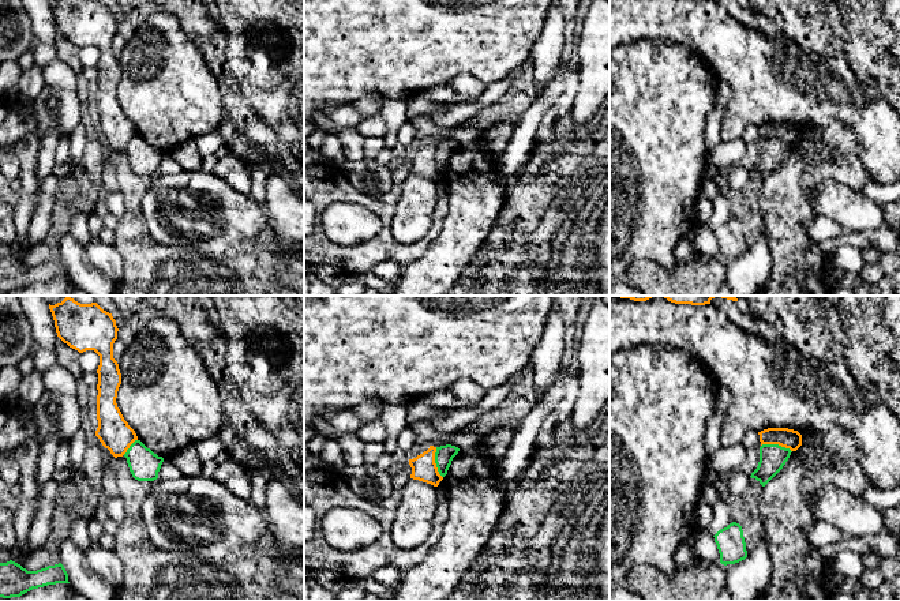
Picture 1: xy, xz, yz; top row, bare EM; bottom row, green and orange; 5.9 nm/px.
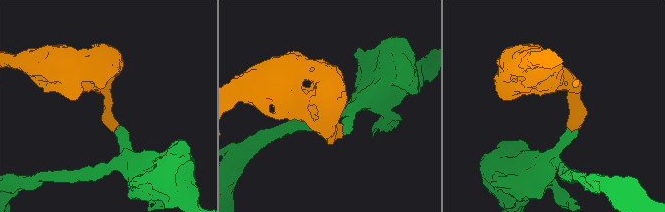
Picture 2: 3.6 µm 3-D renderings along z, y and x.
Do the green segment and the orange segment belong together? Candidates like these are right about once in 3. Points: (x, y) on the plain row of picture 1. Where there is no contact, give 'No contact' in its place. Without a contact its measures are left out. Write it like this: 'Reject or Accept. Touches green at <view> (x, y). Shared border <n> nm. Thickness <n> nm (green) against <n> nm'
Reject. Touches green at yz (776, 139). Shared border 190 nm. Thickness 160 nm (green) against 120 nm

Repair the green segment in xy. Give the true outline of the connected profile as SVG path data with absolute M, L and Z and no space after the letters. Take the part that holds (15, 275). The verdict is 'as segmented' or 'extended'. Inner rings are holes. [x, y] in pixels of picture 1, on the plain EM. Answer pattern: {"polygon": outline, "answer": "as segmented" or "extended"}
{"polygon": "M10 255L0 258L0 292L11 293L56 278L70 278L68 268L61 258L37 266L27 266Z", "answer": "as segmented"}

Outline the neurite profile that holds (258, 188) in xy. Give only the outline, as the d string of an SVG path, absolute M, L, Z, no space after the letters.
M255 172L252 177L250 196L260 204L266 203L266 173Z

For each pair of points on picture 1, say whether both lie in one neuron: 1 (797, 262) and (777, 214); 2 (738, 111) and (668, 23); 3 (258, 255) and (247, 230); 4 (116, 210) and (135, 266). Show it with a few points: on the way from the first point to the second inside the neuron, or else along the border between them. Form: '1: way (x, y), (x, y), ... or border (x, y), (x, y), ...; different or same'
1: way (792, 250), (784, 226); same
2: way (739, 83), (739, 74), (696, 30); same
3: border (248, 250), (236, 252); different
4: border (117, 191), (124, 203), (124, 217), (120, 221); different

